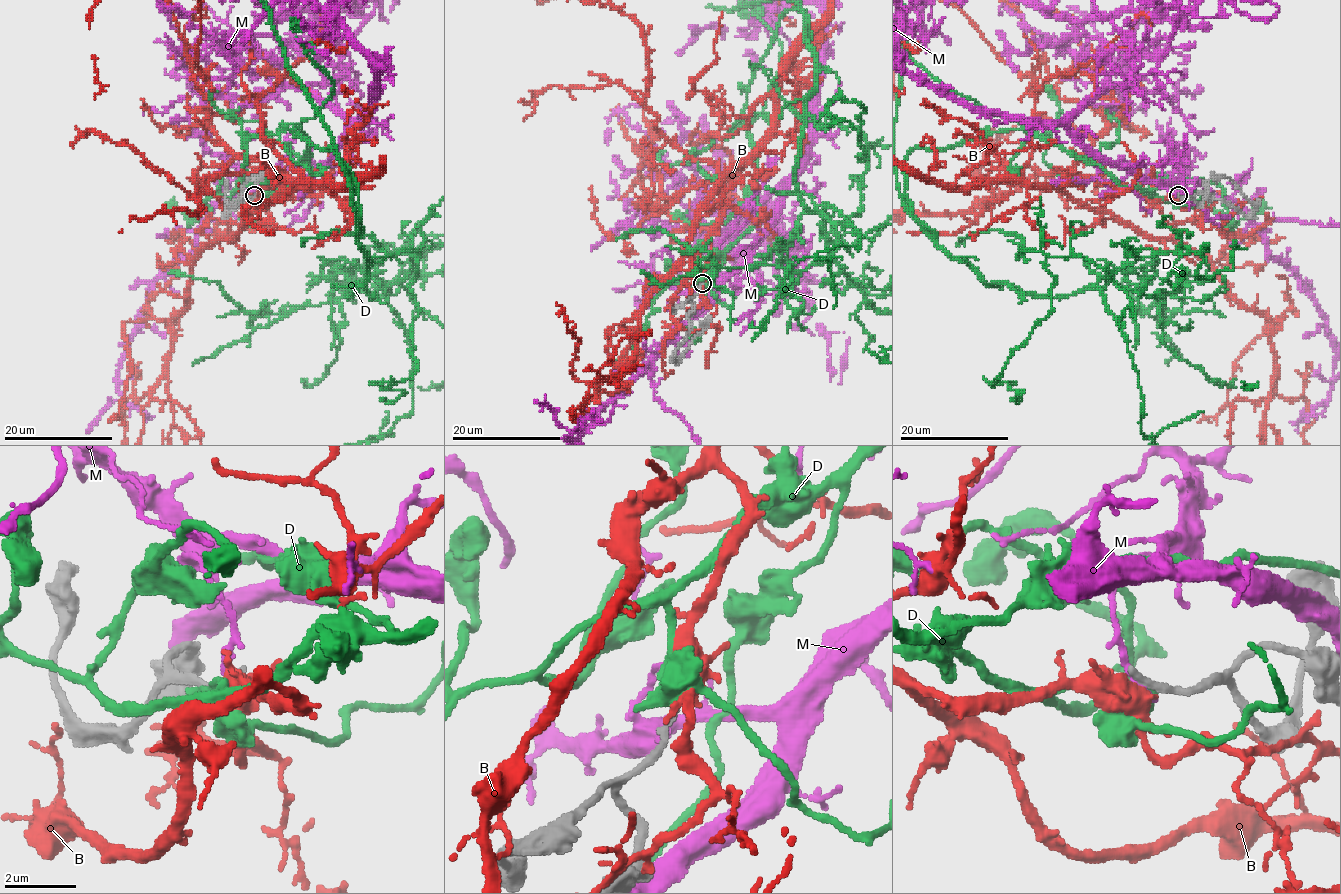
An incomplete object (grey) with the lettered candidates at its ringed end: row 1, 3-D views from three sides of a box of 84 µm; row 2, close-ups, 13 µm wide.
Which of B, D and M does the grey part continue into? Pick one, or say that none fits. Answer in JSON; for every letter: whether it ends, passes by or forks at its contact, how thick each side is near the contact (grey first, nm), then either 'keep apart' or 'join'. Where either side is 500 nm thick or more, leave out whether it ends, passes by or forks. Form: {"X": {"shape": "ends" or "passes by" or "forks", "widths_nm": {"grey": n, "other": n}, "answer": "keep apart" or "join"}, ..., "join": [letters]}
{"B": {"shape": "forks", "widths_nm": {"grey": 280, "other": 480}, "answer": "keep apart"}, "D": {"shape": "passes by", "widths_nm": {"grey": 280, "other": 440}, "answer": "keep apart"}, "M": {"shape": "ends", "widths_nm": {"grey": 280, "other": 200}, "answer": "keep apart"}, "join": []}

